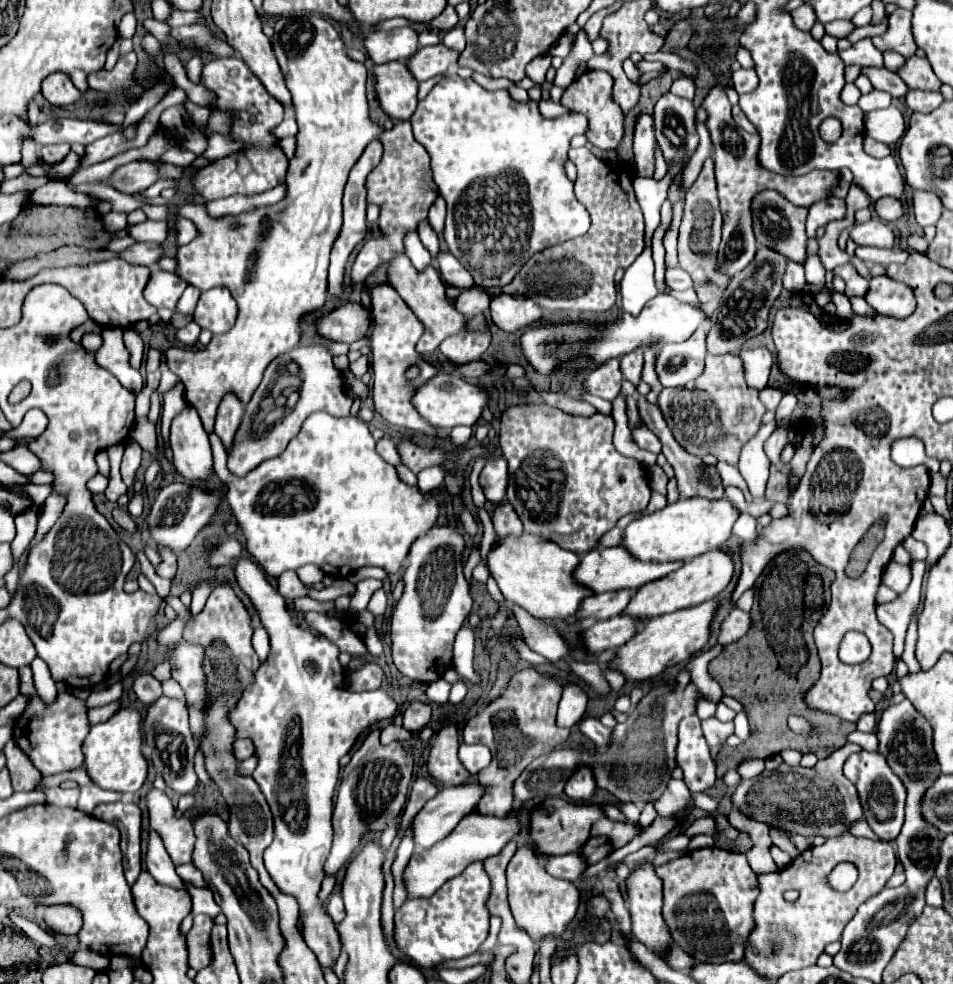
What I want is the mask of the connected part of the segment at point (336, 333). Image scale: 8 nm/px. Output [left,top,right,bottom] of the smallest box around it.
[318,303,372,343]

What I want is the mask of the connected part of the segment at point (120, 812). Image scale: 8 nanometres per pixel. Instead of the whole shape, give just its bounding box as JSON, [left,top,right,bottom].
[94,798,142,885]

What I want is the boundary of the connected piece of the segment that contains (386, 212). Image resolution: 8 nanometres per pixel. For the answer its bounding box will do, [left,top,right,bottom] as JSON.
[352,121,438,281]

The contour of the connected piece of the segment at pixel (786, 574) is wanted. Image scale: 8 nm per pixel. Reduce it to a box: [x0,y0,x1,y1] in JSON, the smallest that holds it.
[708,551,854,759]

